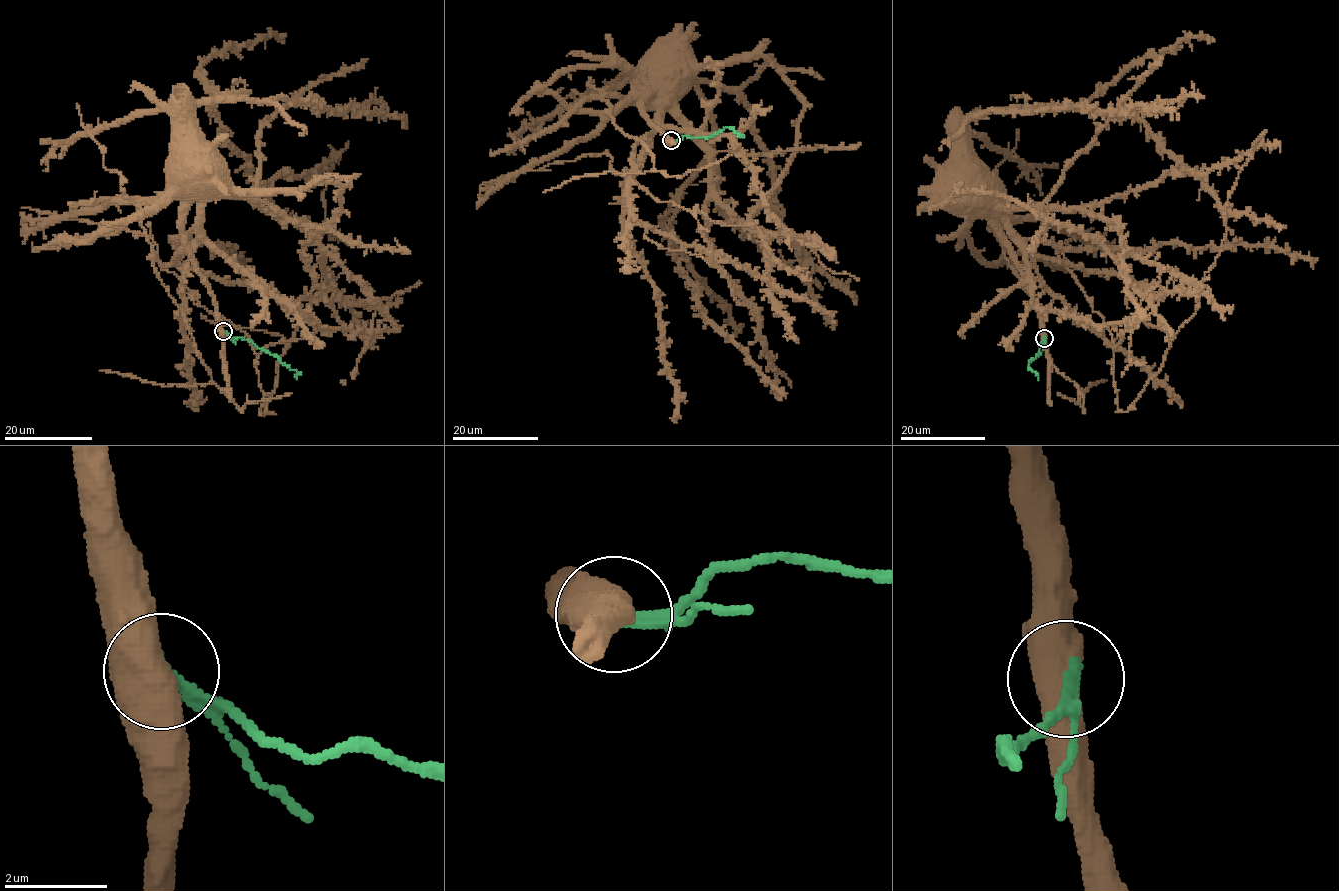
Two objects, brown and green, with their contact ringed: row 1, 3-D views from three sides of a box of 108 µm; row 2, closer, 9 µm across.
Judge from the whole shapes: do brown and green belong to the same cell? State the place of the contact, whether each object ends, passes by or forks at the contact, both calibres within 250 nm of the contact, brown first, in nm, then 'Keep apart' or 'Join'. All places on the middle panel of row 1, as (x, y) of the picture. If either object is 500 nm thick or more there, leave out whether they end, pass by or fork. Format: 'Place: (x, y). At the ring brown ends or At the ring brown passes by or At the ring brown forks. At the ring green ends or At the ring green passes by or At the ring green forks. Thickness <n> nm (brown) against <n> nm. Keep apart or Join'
Place: (671, 140). Thickness 550 nm (brown) against 260 nm. Keep apart

